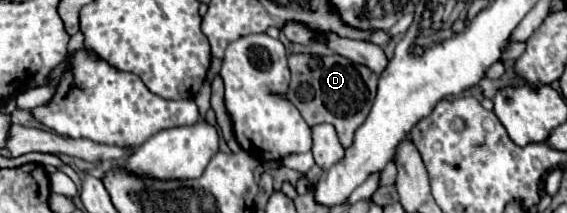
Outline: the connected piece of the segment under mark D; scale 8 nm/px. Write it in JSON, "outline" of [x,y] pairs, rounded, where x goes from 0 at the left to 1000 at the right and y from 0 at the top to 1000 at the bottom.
{"outline":[[[511,258],[508,305],[515,380],[504,427],[504,465],[529,521],[536,559],[561,559],[561,577],[582,577],[600,634],[607,690],[621,681],[624,615],[642,577],[663,455],[667,362],[642,305],[621,296],[603,258]]]}

